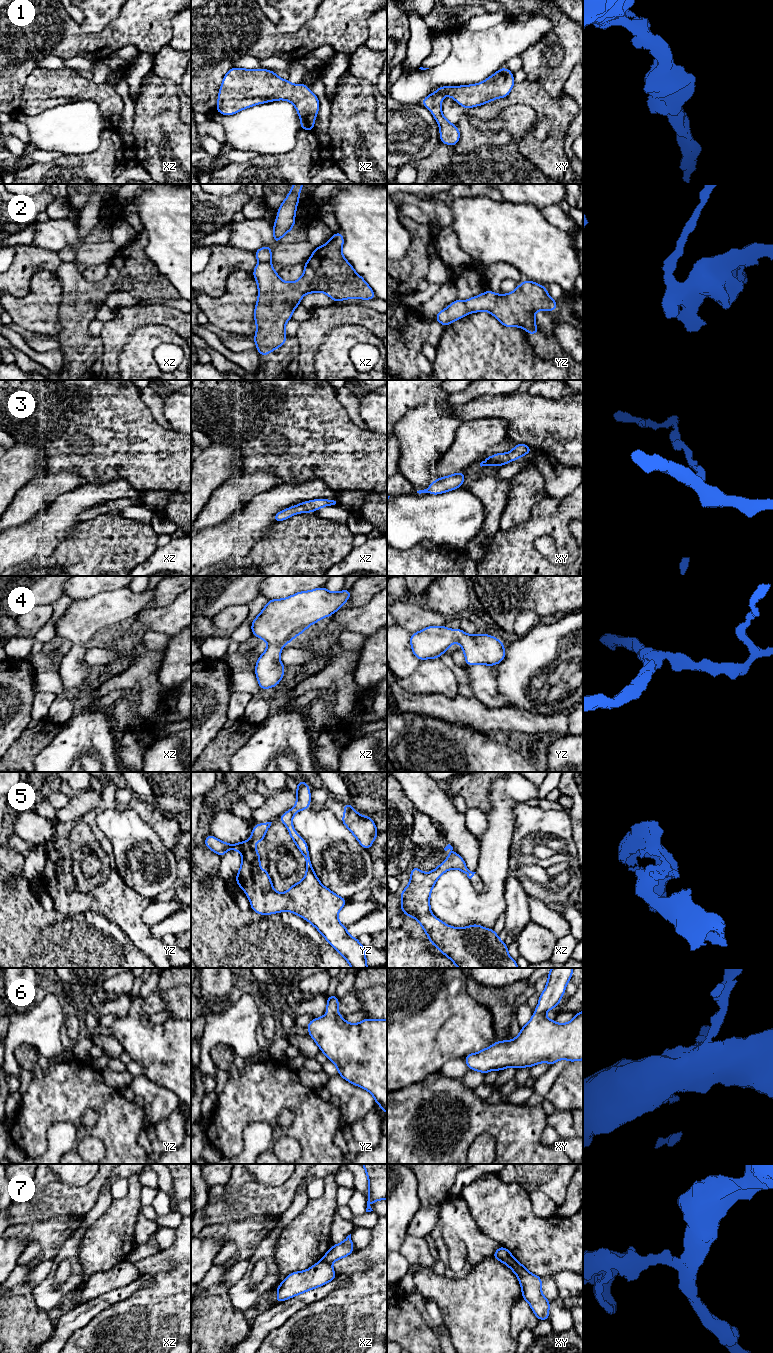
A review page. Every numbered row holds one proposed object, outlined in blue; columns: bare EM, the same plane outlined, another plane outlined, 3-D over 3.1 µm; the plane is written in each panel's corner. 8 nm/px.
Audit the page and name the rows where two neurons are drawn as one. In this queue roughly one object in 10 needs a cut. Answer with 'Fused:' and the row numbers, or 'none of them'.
Fused: 2, 7

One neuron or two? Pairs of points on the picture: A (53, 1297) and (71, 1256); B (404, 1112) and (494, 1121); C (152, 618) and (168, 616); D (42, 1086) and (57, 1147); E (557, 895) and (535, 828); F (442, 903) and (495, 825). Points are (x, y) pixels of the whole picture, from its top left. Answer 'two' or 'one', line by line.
A: one
B: one
C: one
D: two
E: one
F: one

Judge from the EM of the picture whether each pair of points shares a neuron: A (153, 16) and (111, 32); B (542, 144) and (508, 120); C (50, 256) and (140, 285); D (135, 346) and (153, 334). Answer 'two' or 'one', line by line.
A: one
B: two
C: two
D: one

